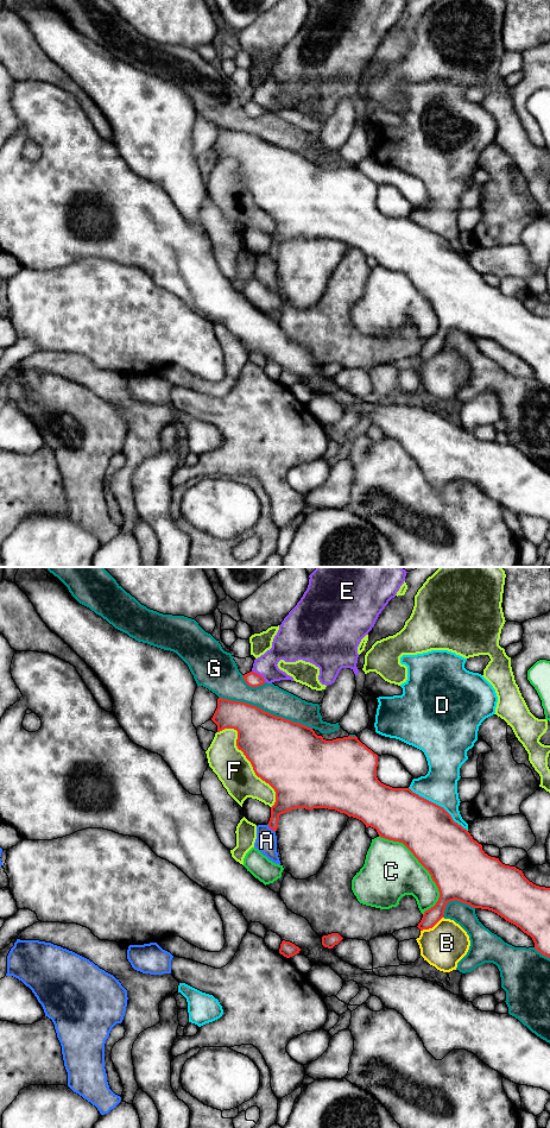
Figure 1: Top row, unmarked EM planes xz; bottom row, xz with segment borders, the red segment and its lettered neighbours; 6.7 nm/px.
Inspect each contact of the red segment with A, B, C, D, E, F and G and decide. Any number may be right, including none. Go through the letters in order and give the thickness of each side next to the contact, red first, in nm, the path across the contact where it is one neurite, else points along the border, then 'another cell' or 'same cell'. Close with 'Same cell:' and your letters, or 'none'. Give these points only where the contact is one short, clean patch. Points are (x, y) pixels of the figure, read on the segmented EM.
A: 180/140 nm | along xz (267, 824), (274, 832) | another cell
B: 110/300 nm | another cell
C: 400/380 nm | another cell
D: 360/240 nm | another cell
E: 100/160 nm | another cell
F: 460/240 nm | another cell
G: 400/190 nm | another cell
Same cell: none

